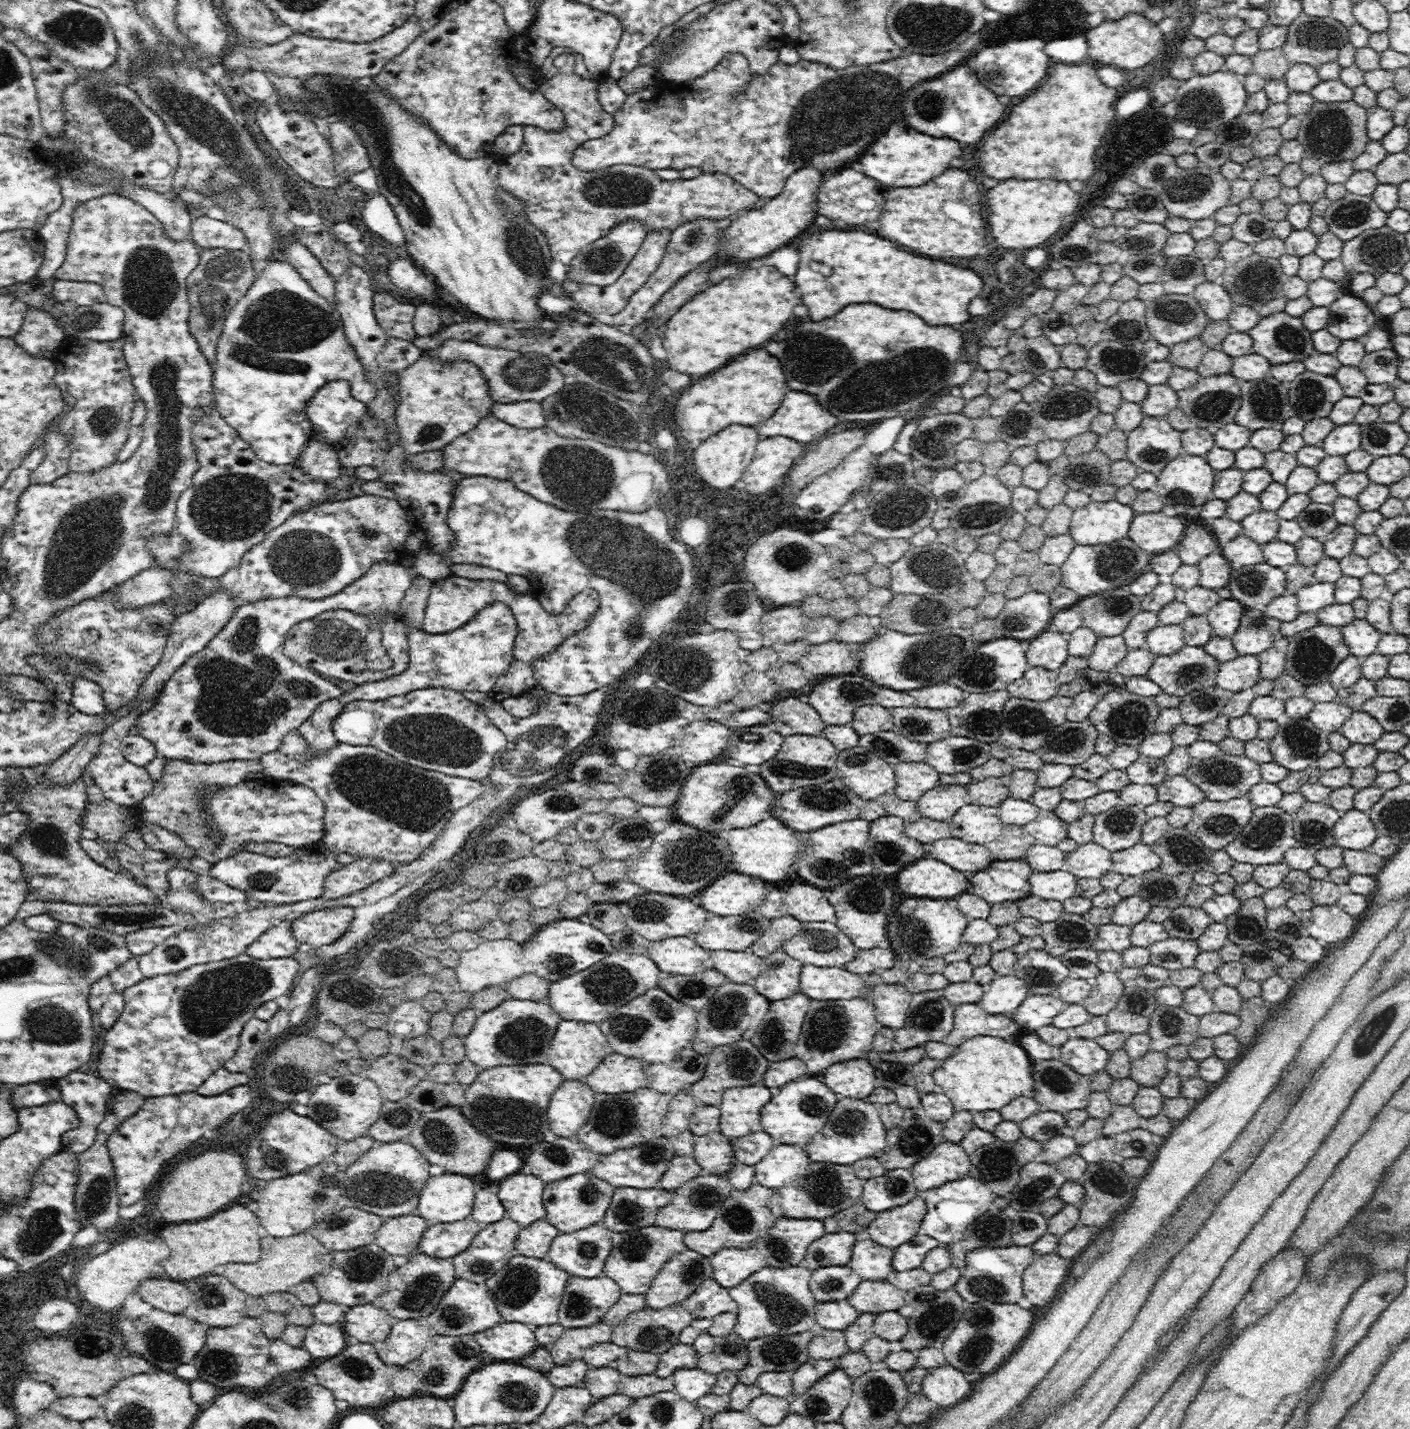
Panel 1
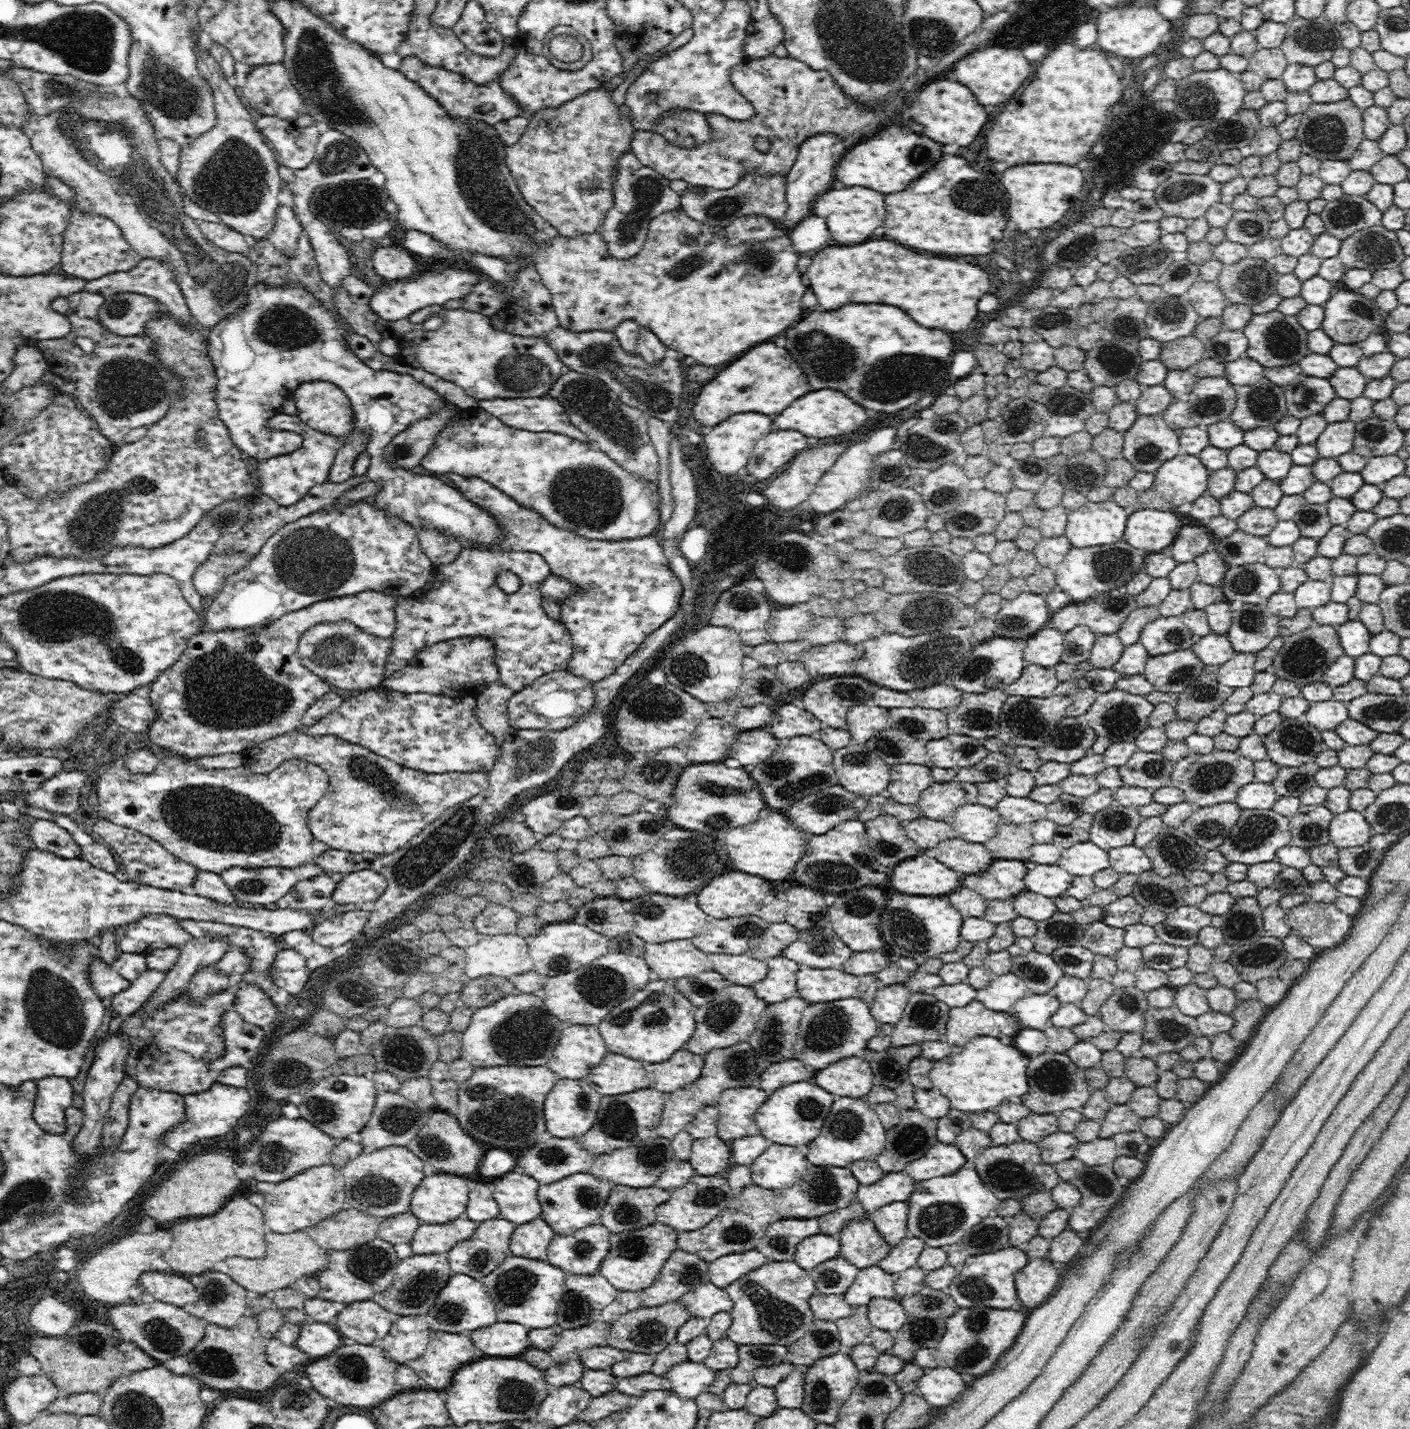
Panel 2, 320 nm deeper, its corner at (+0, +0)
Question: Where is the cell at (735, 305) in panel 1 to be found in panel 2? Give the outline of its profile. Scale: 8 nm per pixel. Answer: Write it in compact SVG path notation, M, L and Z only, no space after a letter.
M682 207L676 208L653 218L649 224L647 239L640 250L633 258L620 260L613 258L608 253L608 247L600 235L600 229L589 235L574 235L573 237L564 237L562 235L551 238L547 243L542 243L541 247L536 249L533 254L533 262L537 272L541 276L544 286L551 292L552 306L558 315L560 326L574 332L584 332L588 330L607 330L615 332L616 326L626 320L635 320L640 327L649 328L668 346L674 348L678 352L682 352L684 356L692 356L696 362L704 364L704 366L718 366L718 364L728 364L732 360L736 360L738 356L742 356L742 352L754 348L758 342L766 342L774 336L778 336L780 332L784 332L786 328L790 328L792 324L802 320L802 304L800 298L806 292L806 286L800 280L800 270L798 270L798 252L792 247L792 239L788 237L788 232L781 232L777 237L767 238L761 241L731 241L725 236L725 228L719 226L708 225L708 223L700 223L696 219L690 218Z

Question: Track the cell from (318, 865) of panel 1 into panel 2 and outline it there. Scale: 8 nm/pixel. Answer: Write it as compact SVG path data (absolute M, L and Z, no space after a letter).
M318 863L300 864L296 868L280 868L268 866L264 868L242 868L232 867L221 872L221 877L234 895L236 902L250 902L250 904L261 904L263 906L276 903L296 883L318 876L321 872L327 872Z

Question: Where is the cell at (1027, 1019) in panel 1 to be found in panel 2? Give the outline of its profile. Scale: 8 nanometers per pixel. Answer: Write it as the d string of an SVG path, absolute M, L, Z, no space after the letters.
M1051 992L1046 994L1026 994L1014 1005L1012 1013L1023 1028L1030 1027L1045 1030L1050 1019L1060 1006L1058 998Z

